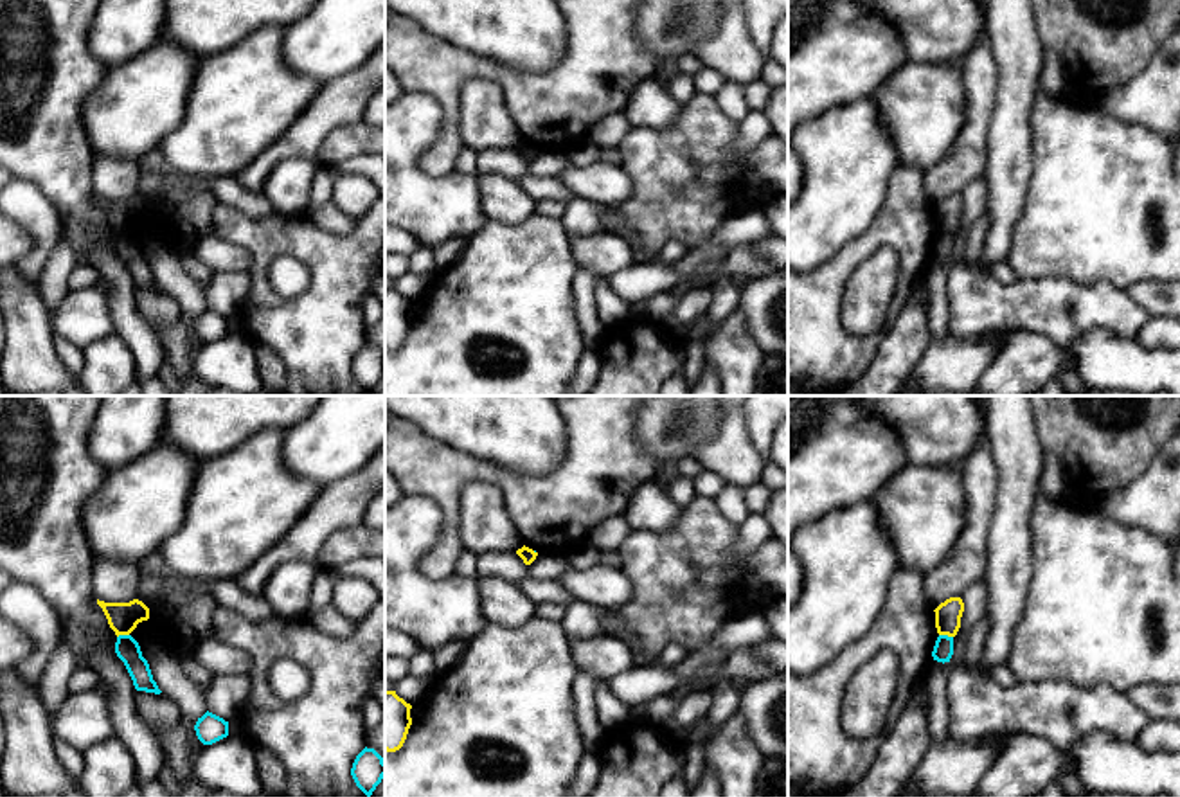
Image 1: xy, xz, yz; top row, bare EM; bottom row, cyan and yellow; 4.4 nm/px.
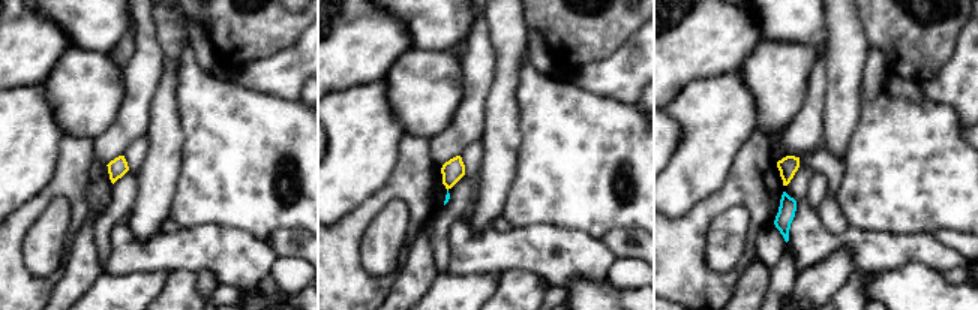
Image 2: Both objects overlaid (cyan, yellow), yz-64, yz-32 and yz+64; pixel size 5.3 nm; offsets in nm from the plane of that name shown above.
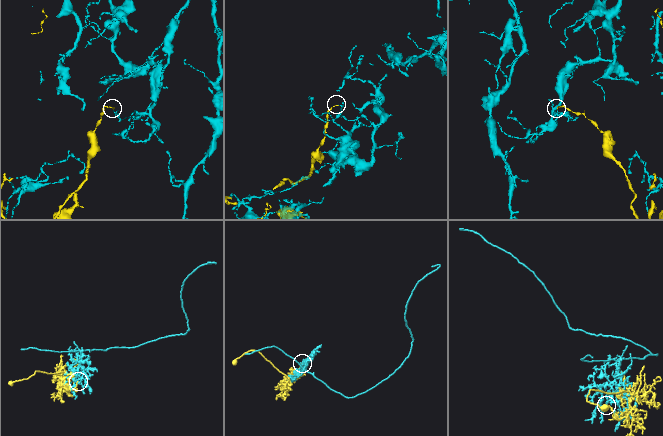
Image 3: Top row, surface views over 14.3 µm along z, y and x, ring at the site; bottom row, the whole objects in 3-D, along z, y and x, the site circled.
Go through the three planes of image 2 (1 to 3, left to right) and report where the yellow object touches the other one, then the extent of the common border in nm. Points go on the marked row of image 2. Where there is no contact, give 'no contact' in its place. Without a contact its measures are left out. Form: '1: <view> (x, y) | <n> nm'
1: no contact
2: no contact
3: no contact

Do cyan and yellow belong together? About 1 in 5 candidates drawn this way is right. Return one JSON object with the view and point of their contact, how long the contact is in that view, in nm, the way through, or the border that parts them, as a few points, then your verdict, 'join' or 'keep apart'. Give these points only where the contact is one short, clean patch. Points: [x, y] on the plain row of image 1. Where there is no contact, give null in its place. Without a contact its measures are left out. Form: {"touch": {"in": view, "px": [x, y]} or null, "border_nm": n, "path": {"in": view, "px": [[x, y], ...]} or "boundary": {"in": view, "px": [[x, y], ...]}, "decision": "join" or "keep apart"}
{"touch": {"in": "yz", "px": [947, 232]}, "border_nm": 70, "decision": "keep apart"}

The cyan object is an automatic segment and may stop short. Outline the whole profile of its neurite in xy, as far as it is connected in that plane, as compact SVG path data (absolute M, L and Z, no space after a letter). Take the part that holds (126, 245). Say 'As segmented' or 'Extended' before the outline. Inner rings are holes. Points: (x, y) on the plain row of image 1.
As segmented. M119 232L115 250L124 259L137 288L160 291L153 277L148 257L142 254L139 239L131 232Z

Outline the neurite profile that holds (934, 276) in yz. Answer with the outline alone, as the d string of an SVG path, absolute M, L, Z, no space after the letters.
M959 227L953 234L953 252L948 259L932 257L923 270L919 282L926 291L926 320L932 340L946 340L950 333L950 302L946 293L946 277L950 268L964 259L968 230Z

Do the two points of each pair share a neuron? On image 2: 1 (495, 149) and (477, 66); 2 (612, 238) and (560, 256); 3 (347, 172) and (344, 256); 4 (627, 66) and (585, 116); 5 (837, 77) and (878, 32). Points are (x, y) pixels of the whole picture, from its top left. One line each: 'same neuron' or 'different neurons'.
1: different neurons
2: different neurons
3: different neurons
4: different neurons
5: different neurons

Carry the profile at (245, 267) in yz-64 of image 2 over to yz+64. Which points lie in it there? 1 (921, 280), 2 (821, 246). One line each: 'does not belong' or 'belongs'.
1: does not belong
2: belongs

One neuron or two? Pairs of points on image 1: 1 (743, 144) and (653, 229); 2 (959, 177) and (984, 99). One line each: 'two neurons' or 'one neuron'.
1: two neurons
2: one neuron

